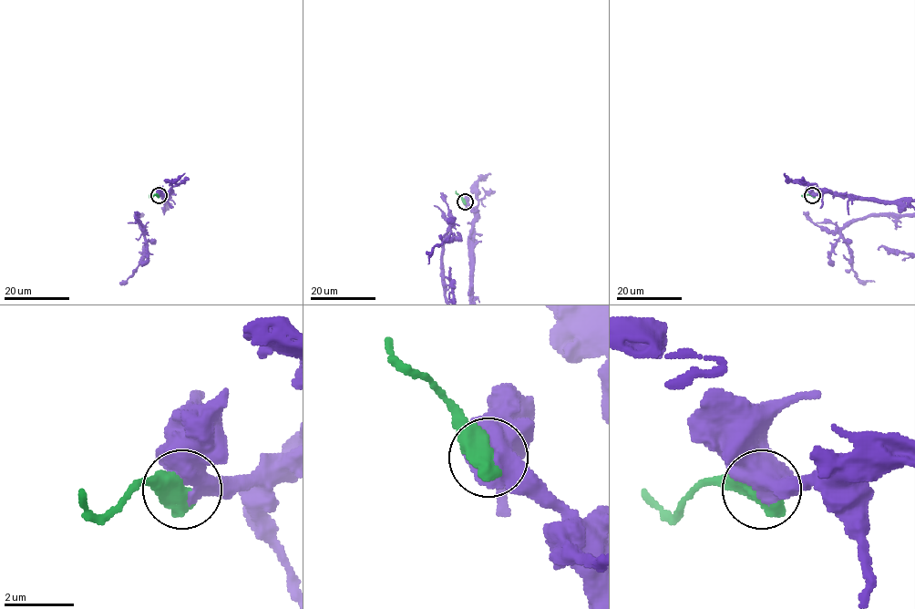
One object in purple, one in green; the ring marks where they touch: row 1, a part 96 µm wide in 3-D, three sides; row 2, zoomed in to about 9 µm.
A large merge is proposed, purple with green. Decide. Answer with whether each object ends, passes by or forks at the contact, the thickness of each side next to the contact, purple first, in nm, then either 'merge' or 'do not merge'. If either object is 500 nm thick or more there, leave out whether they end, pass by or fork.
calibres 600 and 700 nm; merge

